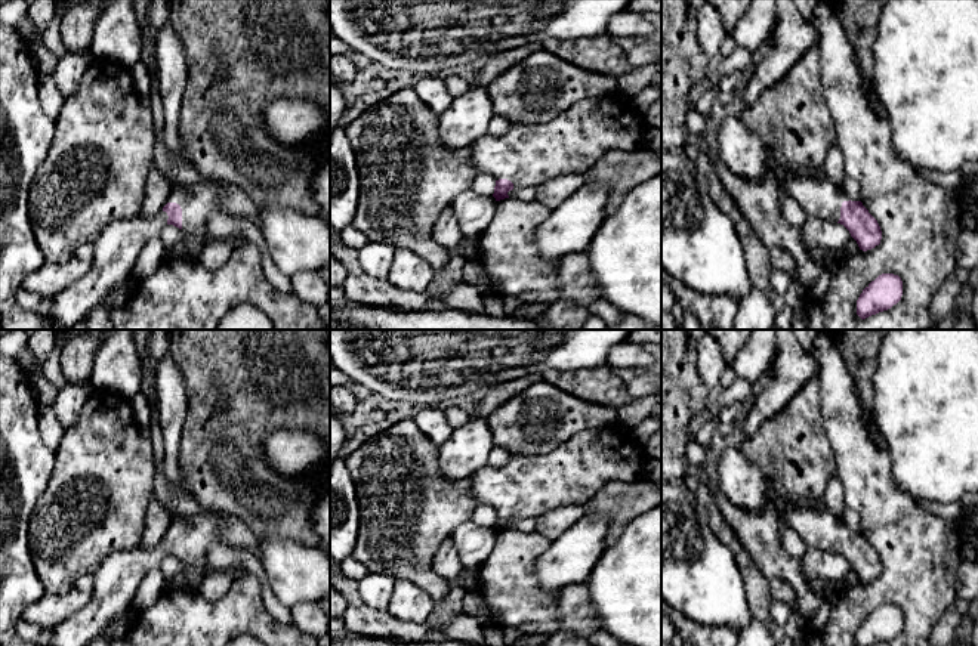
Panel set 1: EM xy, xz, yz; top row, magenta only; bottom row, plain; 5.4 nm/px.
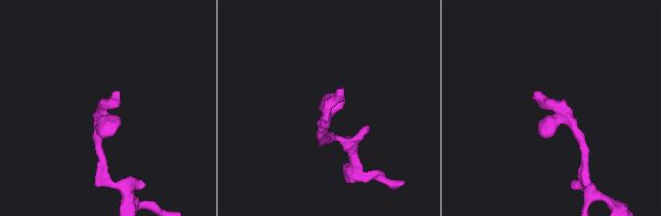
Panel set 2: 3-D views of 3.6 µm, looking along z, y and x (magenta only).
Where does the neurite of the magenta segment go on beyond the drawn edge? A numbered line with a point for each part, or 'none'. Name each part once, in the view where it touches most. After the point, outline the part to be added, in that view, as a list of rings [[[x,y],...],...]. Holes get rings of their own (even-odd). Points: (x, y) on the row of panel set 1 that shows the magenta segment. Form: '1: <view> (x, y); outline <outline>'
1: xy (116, 250); outline [[[197,183],[170,191],[167,201],[149,208],[144,216],[112,222],[93,242],[93,263],[89,272],[52,299],[46,313],[50,330],[68,328],[81,322],[87,312],[124,281],[132,279],[133,265],[152,238],[167,226],[163,207],[176,203],[182,208],[182,231],[204,244],[213,241],[207,219],[220,208],[220,188],[216,183]]]

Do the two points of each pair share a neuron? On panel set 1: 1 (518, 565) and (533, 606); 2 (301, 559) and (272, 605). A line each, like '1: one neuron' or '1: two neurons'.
1: one neuron
2: two neurons

